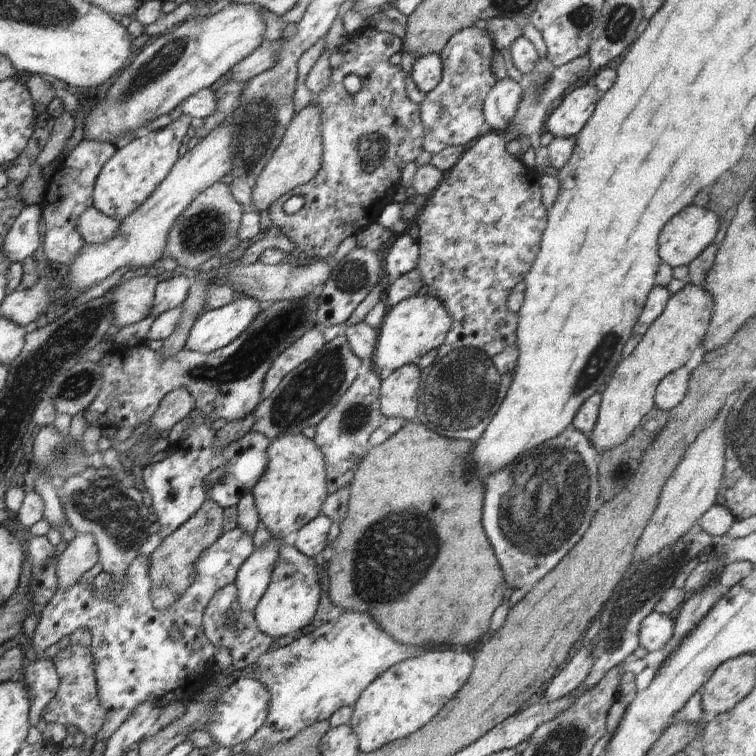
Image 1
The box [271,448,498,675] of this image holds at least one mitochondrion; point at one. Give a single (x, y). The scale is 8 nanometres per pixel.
(383, 561)

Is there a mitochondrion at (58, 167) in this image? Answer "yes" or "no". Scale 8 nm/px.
no

